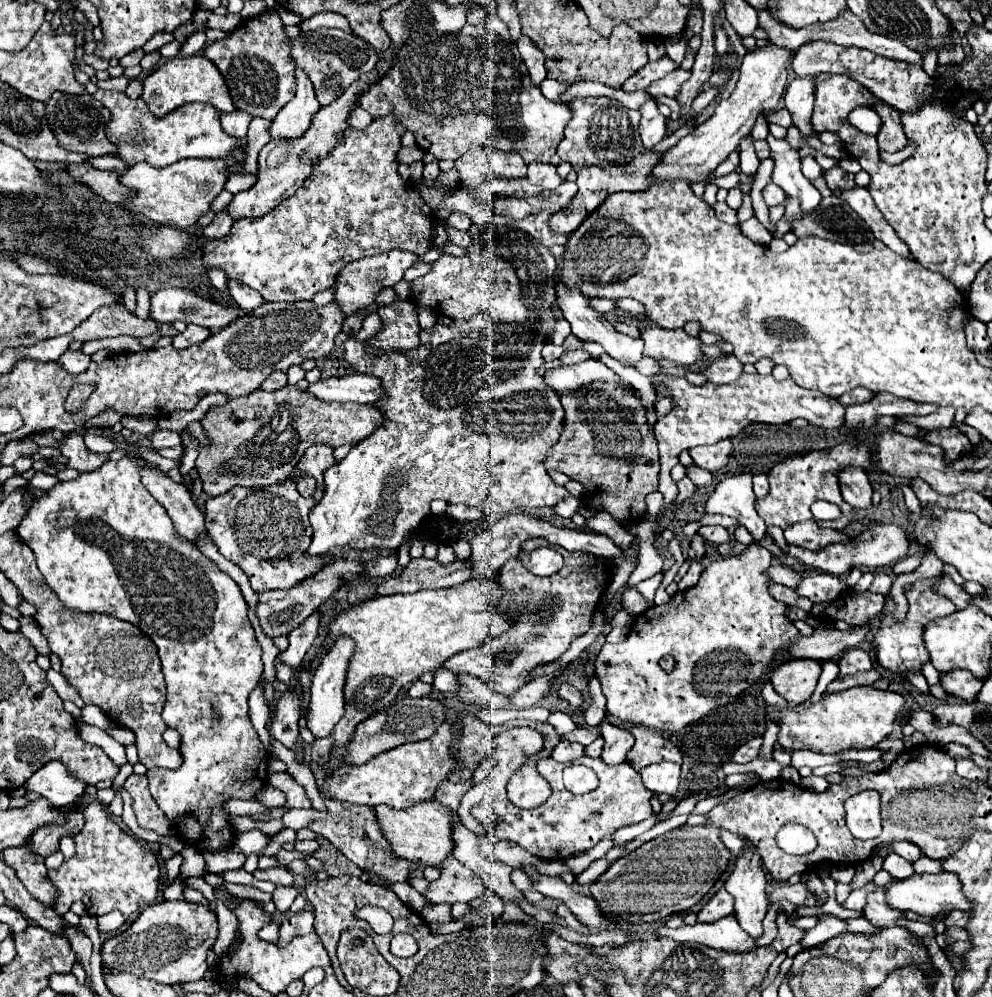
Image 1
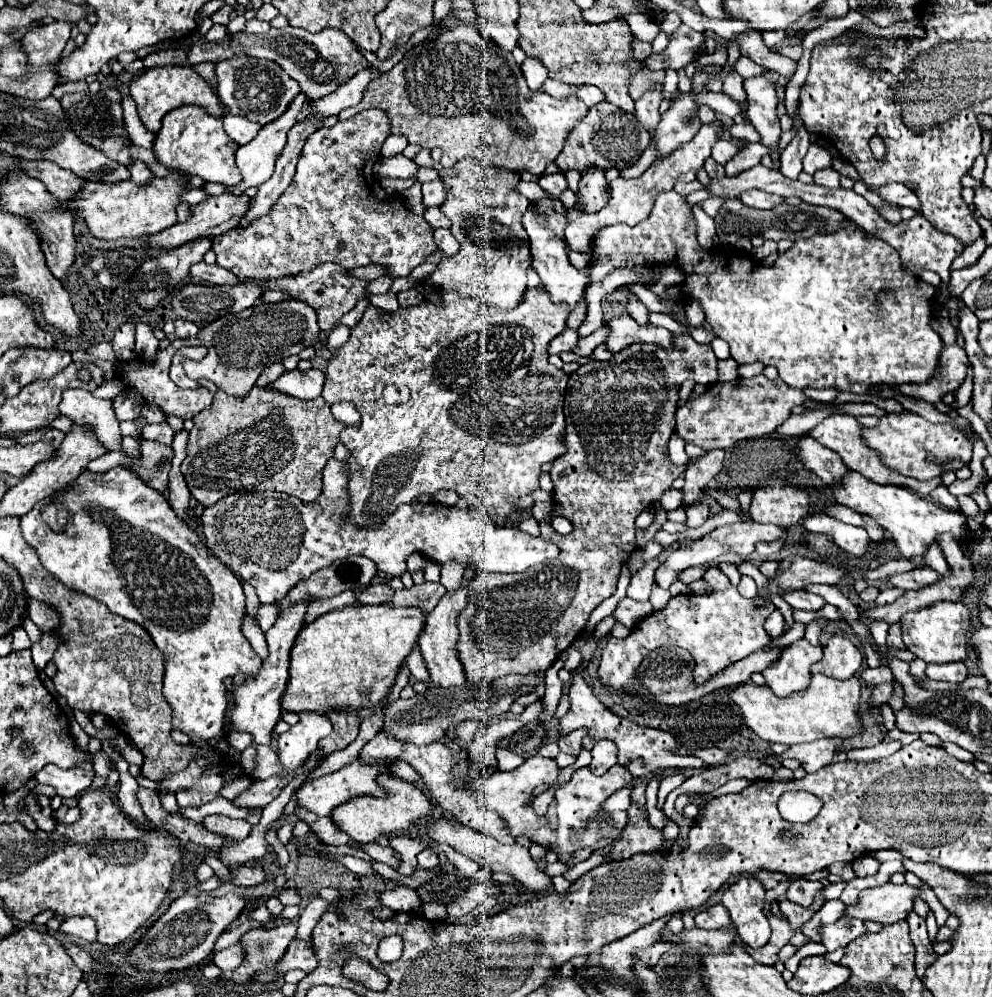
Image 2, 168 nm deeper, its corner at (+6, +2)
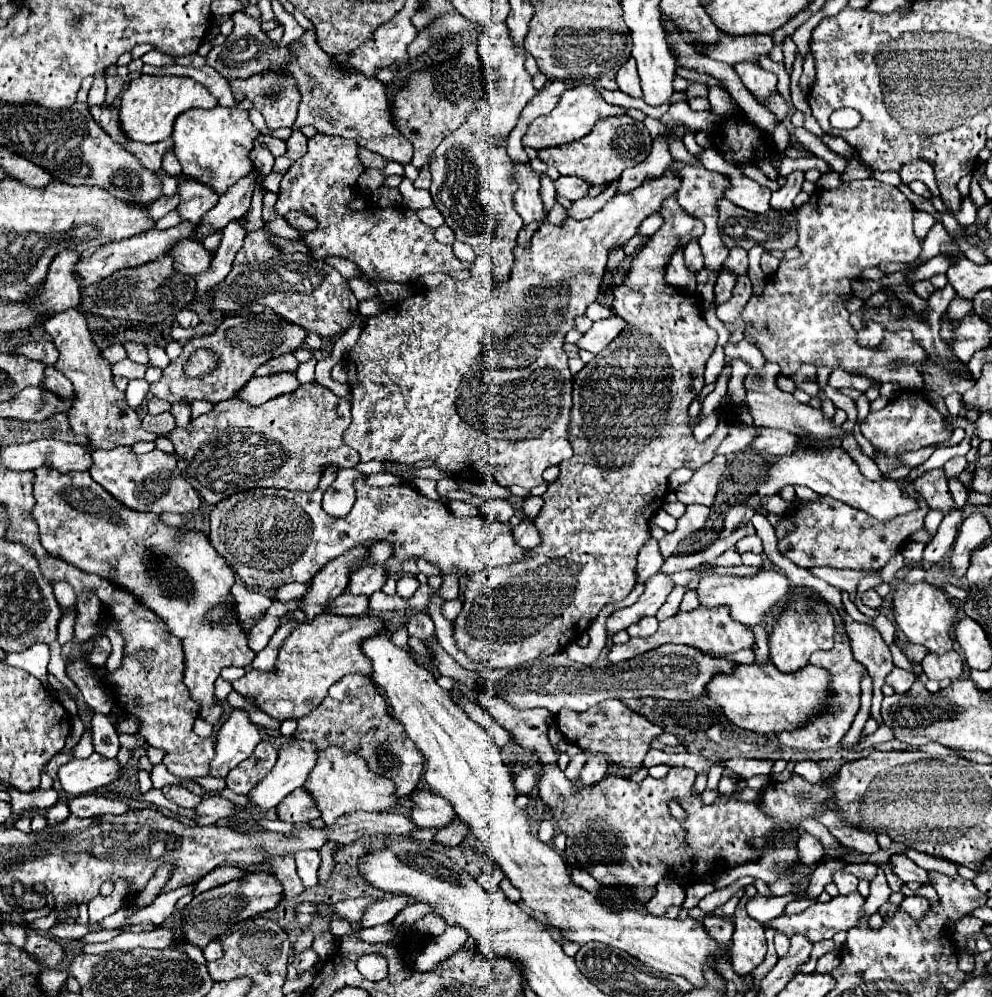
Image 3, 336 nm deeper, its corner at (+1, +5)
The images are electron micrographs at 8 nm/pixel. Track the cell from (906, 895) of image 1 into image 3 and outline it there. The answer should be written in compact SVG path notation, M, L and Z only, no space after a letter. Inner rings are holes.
M850 892L850 894L846 894L846 896L836 896L836 898L832 898L830 902L816 902L816 904L812 904L810 908L806 908L804 912L800 912L800 914L792 914L792 916L788 916L788 914L782 914L782 916L778 916L778 918L774 918L774 920L770 920L770 922L766 922L764 924L764 928L772 928L772 930L776 930L776 932L780 932L780 934L784 934L784 936L792 936L792 934L802 934L802 936L806 936L806 940L808 942L812 942L812 944L816 944L816 942L820 942L820 940L828 940L828 938L832 938L836 932L840 932L840 930L850 930L850 928L854 928L856 924L858 924L858 920L864 916L864 912L862 912L862 904L864 904L864 898L858 894L858 892Z

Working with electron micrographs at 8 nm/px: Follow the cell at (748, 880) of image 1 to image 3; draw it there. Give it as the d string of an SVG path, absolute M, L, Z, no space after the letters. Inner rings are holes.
M746 886L746 896L740 900L736 912L734 912L734 936L730 946L730 958L736 974L750 974L758 964L764 962L766 956L766 938L764 938L764 926L748 916L746 902L748 898L756 894L754 886Z

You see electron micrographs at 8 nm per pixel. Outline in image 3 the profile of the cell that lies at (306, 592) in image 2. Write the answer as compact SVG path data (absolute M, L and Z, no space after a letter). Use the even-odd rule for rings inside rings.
M380 542L372 548L370 556L372 556L374 562L386 562L388 558L394 556L394 544L392 542Z

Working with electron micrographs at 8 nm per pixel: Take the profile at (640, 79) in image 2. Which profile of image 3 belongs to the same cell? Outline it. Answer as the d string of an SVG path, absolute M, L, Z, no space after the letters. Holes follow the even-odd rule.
M628 58L618 74L616 74L616 82L618 82L618 90L632 96L632 98L640 98L642 96L642 90L640 90L640 78L638 78L638 72L636 72L636 62L634 58Z

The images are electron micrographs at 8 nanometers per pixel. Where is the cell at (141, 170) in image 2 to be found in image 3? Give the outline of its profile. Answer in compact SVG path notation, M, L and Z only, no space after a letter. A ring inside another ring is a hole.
M158 170L158 174L162 176L162 184L164 184L164 196L174 196L174 194L176 194L176 188L178 188L176 178L168 176L164 170Z

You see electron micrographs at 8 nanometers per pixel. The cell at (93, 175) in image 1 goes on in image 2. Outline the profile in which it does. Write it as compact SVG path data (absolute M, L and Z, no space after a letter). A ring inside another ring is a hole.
M23 161L21 167L25 169L29 177L35 177L41 183L45 183L47 191L61 203L67 203L69 199L77 197L85 185L81 177L61 169L59 165L53 165L53 161L51 163L49 161Z

